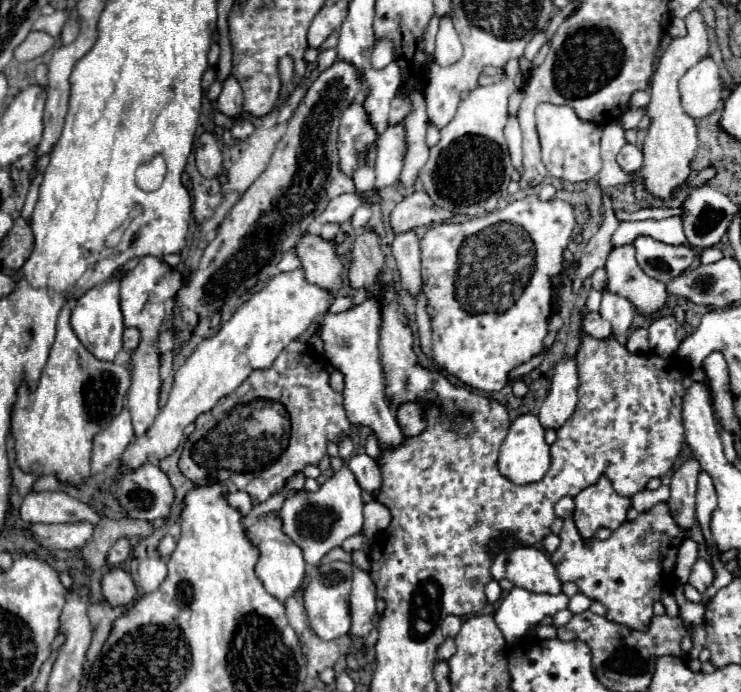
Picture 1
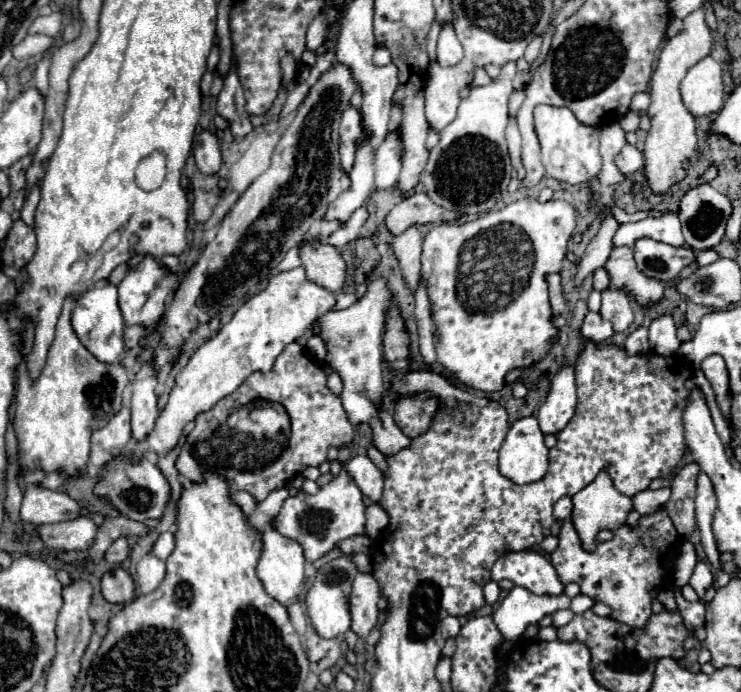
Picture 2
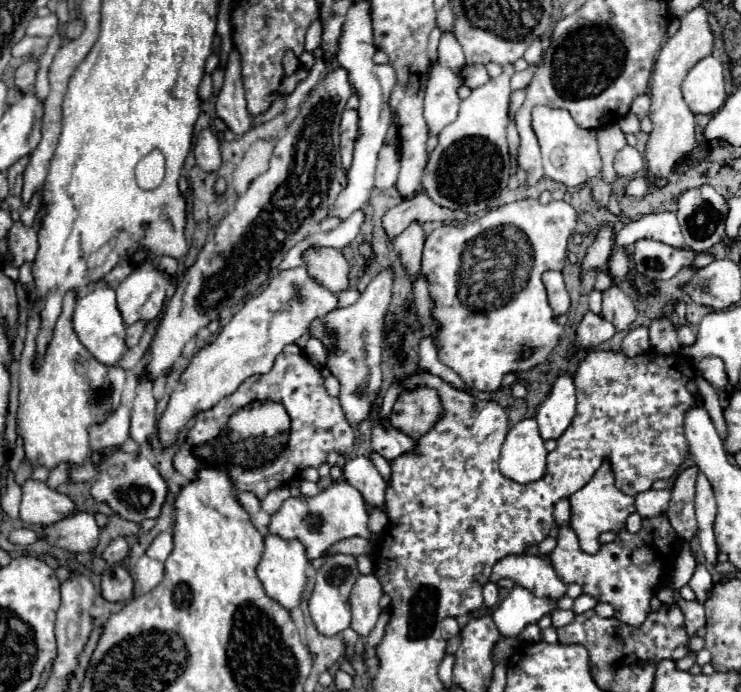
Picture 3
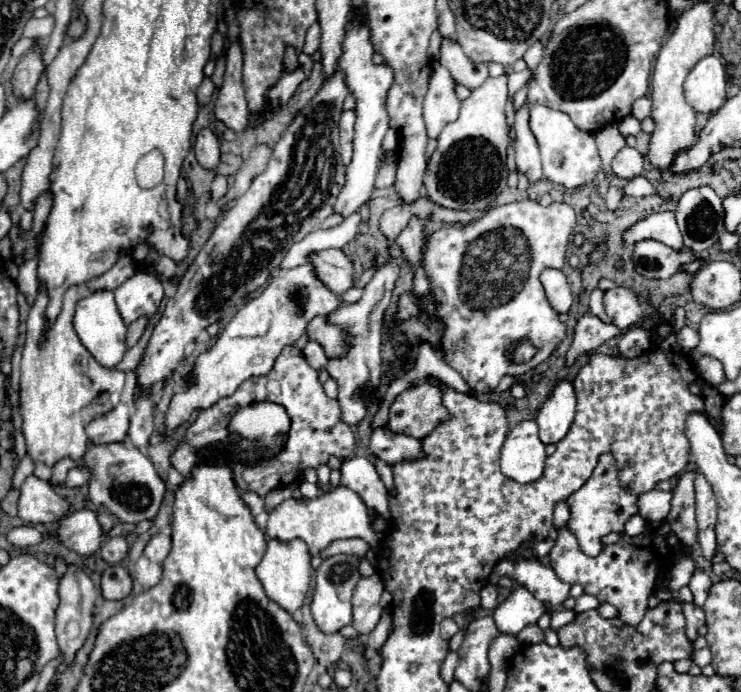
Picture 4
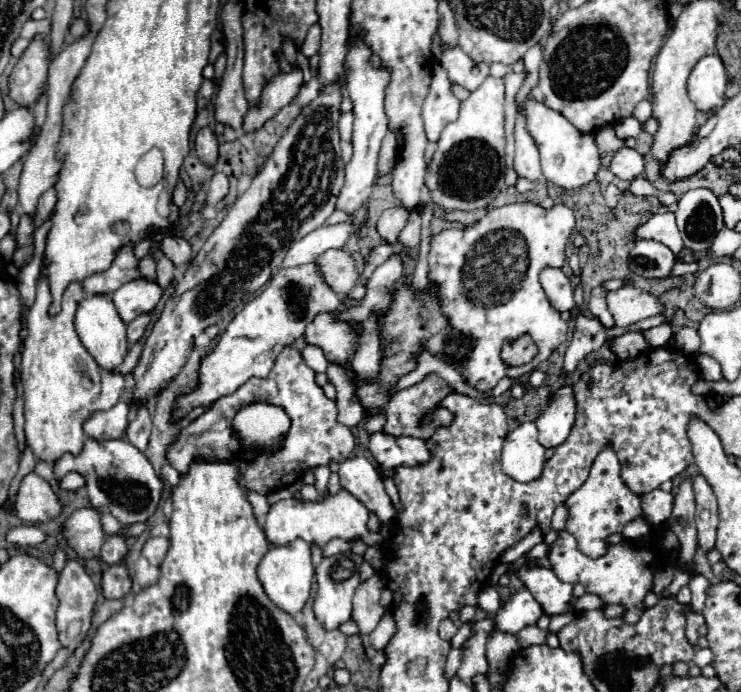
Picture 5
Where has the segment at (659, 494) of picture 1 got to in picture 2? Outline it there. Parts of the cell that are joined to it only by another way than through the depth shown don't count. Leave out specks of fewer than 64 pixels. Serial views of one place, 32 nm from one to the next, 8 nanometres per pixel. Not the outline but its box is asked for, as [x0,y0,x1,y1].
[634,488,670,514]

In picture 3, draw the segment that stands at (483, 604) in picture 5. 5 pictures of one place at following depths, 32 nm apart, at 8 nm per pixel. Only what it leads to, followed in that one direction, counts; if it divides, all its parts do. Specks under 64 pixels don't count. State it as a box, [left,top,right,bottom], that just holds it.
[484,582,498,606]

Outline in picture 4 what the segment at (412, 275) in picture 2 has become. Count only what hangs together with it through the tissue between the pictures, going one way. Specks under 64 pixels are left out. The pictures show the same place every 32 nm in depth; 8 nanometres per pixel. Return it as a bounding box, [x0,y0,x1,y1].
[394,218,424,270]

